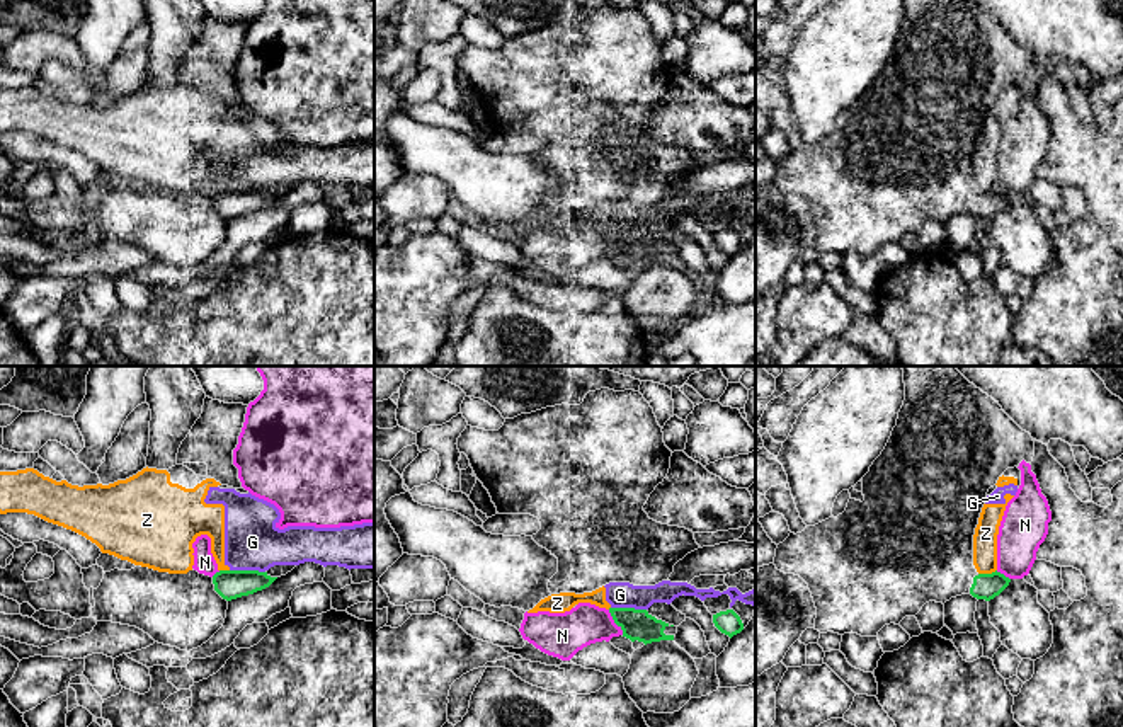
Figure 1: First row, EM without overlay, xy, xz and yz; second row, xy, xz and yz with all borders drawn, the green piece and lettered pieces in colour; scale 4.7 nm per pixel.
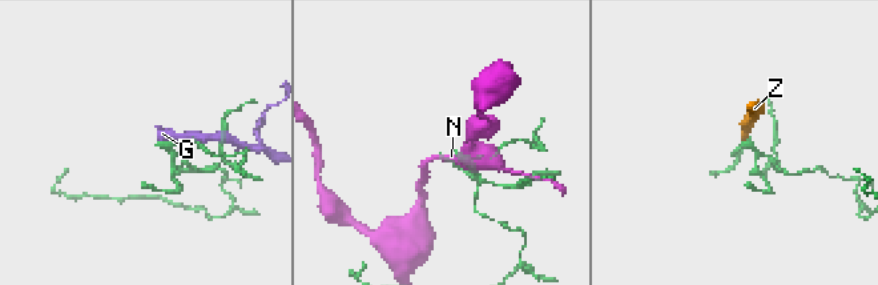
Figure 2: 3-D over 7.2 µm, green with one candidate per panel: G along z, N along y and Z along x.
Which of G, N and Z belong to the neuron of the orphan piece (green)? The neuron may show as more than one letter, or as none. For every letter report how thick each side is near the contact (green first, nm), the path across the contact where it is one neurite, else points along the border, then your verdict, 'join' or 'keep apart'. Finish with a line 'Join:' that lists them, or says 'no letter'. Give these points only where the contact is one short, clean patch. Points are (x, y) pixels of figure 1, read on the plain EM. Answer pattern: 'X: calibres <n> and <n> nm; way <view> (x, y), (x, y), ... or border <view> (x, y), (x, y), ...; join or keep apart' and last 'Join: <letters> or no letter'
G: calibres 140 and 260 nm; keep apart
N: calibres 140 and 200 nm; keep apart
Z: calibres 130 and 110 nm; border yz (996, 188), (979, 193); keep apart
Join: no letter

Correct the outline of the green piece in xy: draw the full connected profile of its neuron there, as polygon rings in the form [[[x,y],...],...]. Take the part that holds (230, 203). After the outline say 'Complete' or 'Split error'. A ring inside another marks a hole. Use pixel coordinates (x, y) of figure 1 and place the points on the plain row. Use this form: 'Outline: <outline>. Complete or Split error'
Outline: [[[219,189],[213,194],[214,209],[226,220],[269,206],[277,196],[259,189]]]. Complete

